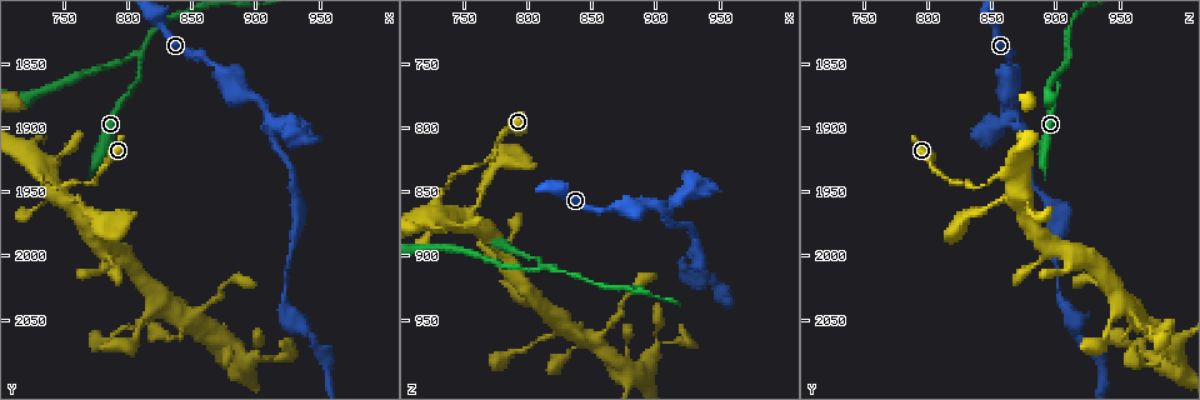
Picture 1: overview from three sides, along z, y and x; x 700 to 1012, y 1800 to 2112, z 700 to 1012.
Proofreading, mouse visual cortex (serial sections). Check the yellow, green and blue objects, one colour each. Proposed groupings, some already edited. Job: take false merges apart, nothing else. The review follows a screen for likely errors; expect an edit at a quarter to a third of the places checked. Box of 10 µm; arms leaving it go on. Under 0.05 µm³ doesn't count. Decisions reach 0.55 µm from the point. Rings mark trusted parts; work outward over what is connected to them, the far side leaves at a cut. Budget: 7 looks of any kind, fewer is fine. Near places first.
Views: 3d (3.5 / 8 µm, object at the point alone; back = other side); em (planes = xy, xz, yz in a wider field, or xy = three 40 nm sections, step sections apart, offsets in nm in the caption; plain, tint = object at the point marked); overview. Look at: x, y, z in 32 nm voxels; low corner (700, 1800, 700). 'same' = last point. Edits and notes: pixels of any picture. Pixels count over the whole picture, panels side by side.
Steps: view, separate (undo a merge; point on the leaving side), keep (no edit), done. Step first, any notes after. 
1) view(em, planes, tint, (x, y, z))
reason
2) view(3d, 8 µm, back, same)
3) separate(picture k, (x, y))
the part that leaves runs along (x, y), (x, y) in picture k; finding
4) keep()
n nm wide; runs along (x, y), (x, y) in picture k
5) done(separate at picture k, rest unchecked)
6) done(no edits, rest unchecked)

view(3d, 3.5 µm, (730, 1938, 862))
four or more arms meet

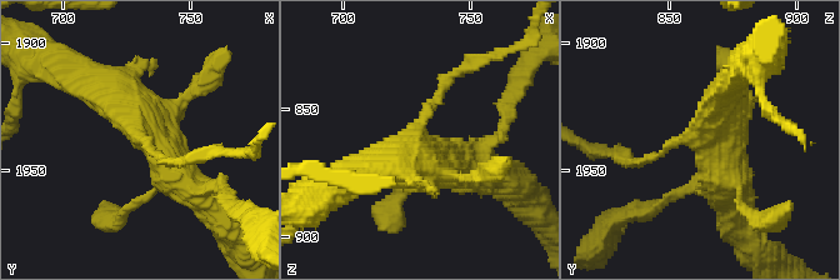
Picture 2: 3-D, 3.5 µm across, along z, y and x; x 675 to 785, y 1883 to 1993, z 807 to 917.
keep()
arms of 150, 250, 450, 450 nm; runs along (631, 160), (705, 138), (728, 188) in picture 2; all the same cell

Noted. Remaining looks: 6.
view(3d, 3.5 µm, (846, 2050, 966))
looks like a crossing

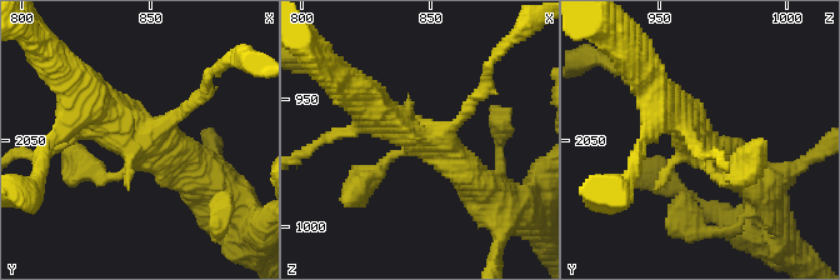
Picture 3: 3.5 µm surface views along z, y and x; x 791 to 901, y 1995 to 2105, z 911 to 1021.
view(em, xy, step 1, tint, (846, 2051, 966))
now the EM

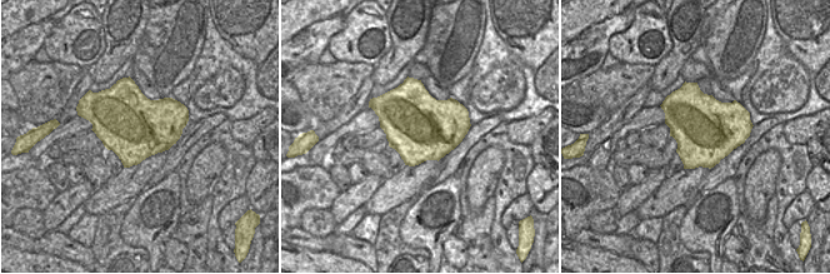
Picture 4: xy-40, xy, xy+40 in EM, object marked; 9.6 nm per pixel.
keep()
650 nm wide; runs along (363, 96), (481, 186) in picture 3; all the same cell

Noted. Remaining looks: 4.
view(3d, 3.5 µm, back, (810, 1844, 910))
sharp bend

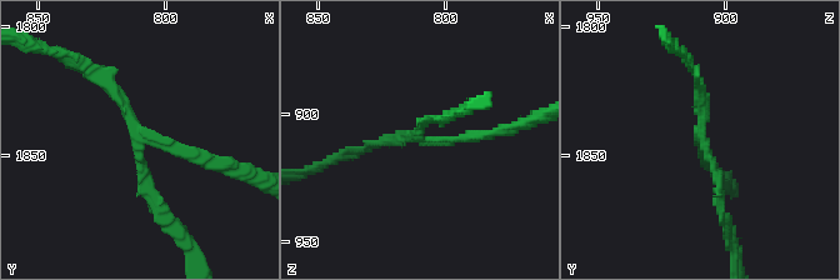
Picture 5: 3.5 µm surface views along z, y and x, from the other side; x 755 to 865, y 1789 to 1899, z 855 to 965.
view(em, planes, tint, (810, 1844, 908))
3 arms; arms of 150, 150, 150 nm

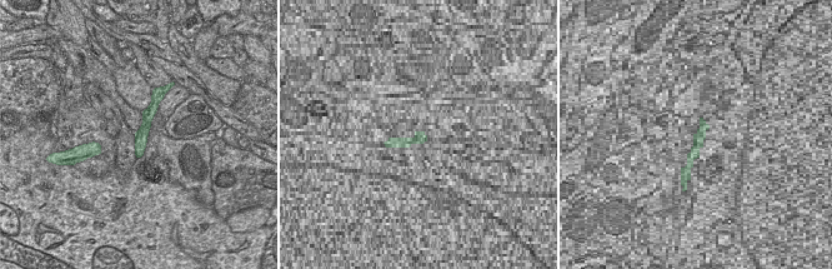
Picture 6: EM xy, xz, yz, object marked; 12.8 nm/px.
separate(picture 5, (185, 154))
the part that leaves runs along (146, 136), (258, 175) in picture 5; two cells meet here

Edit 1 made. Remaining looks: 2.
done(separate at picture 5, rest unchecked)

